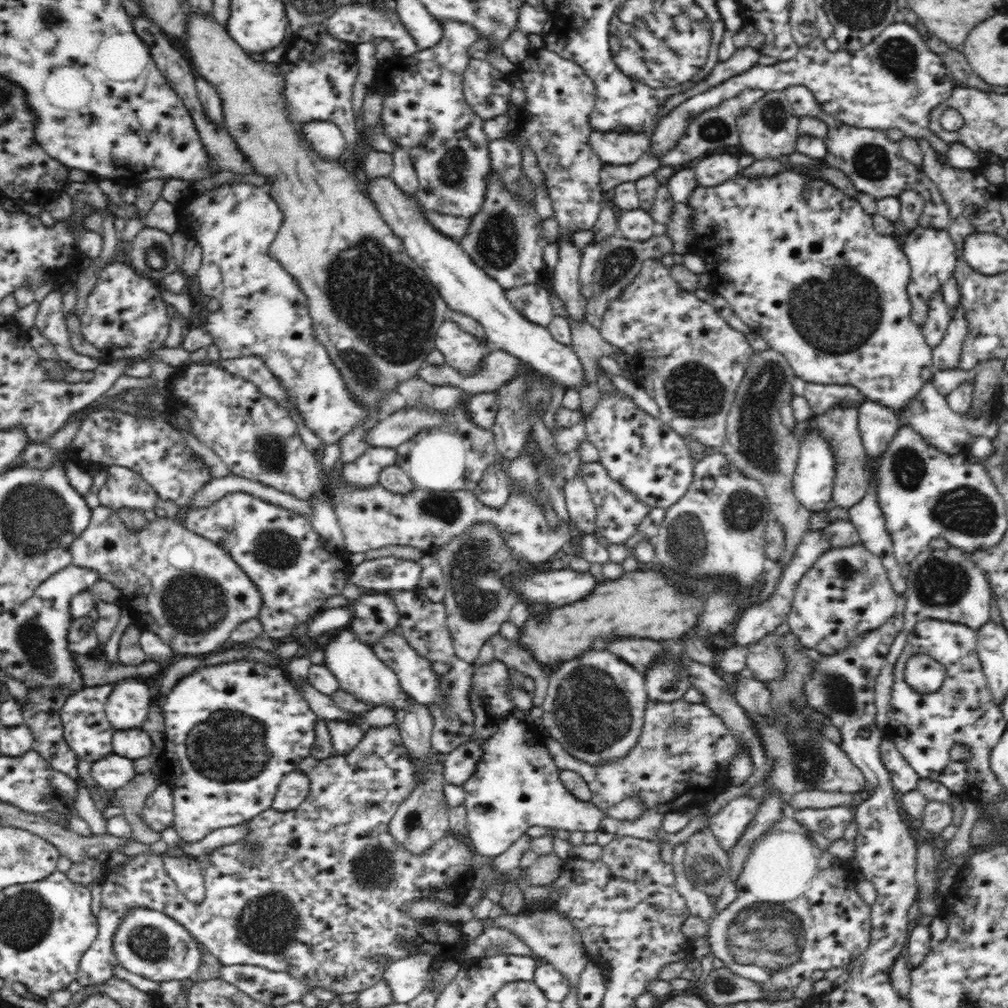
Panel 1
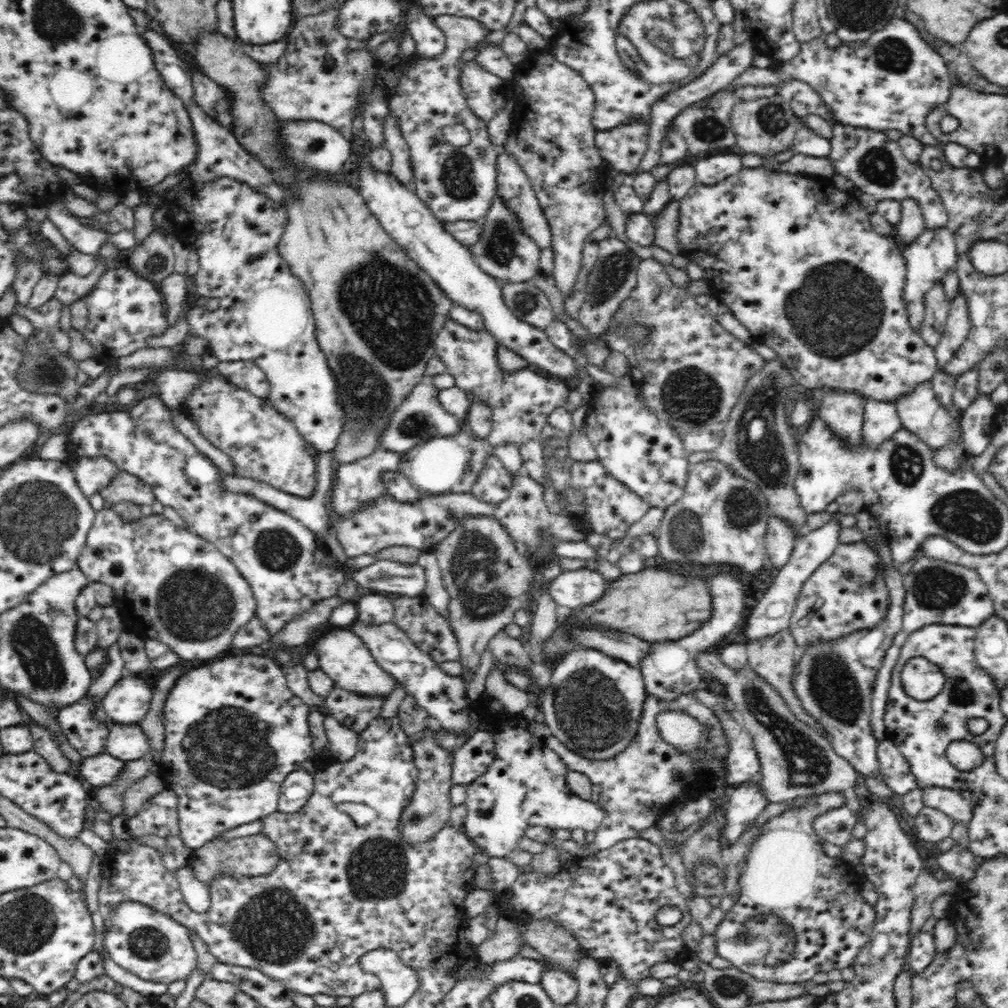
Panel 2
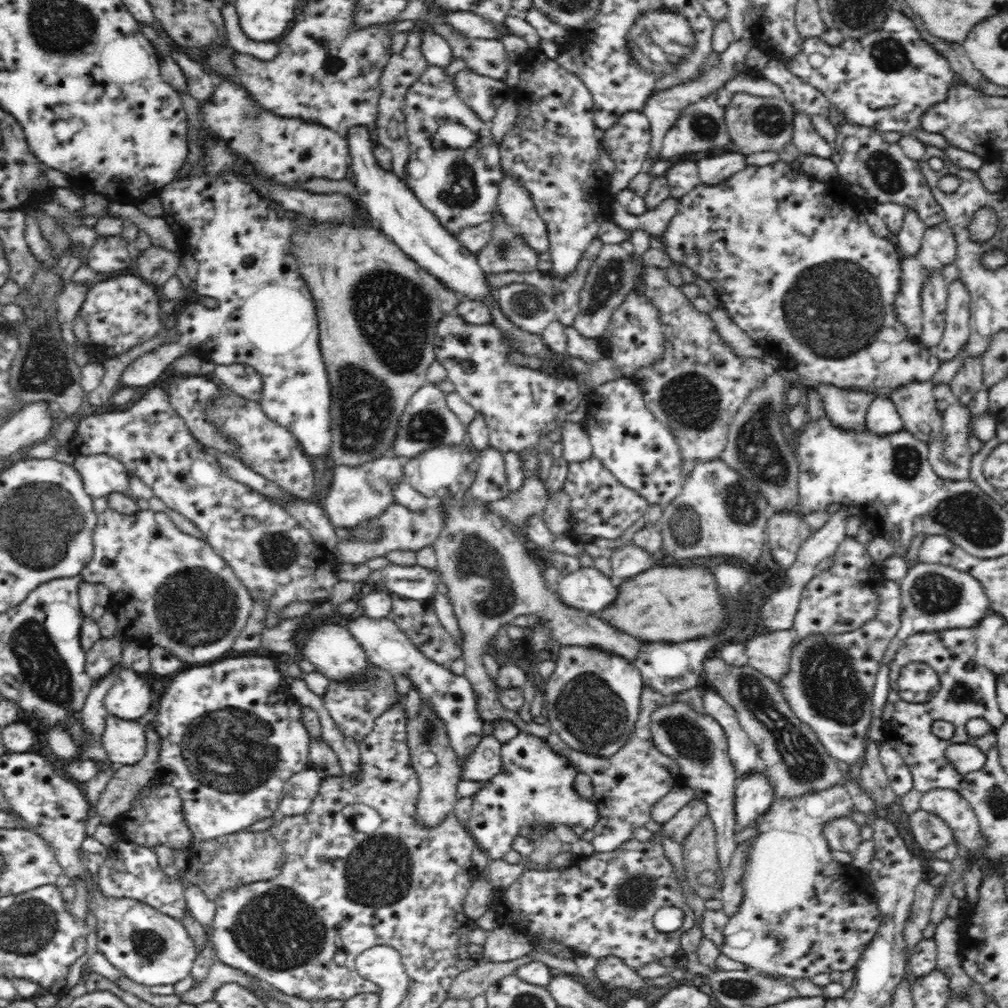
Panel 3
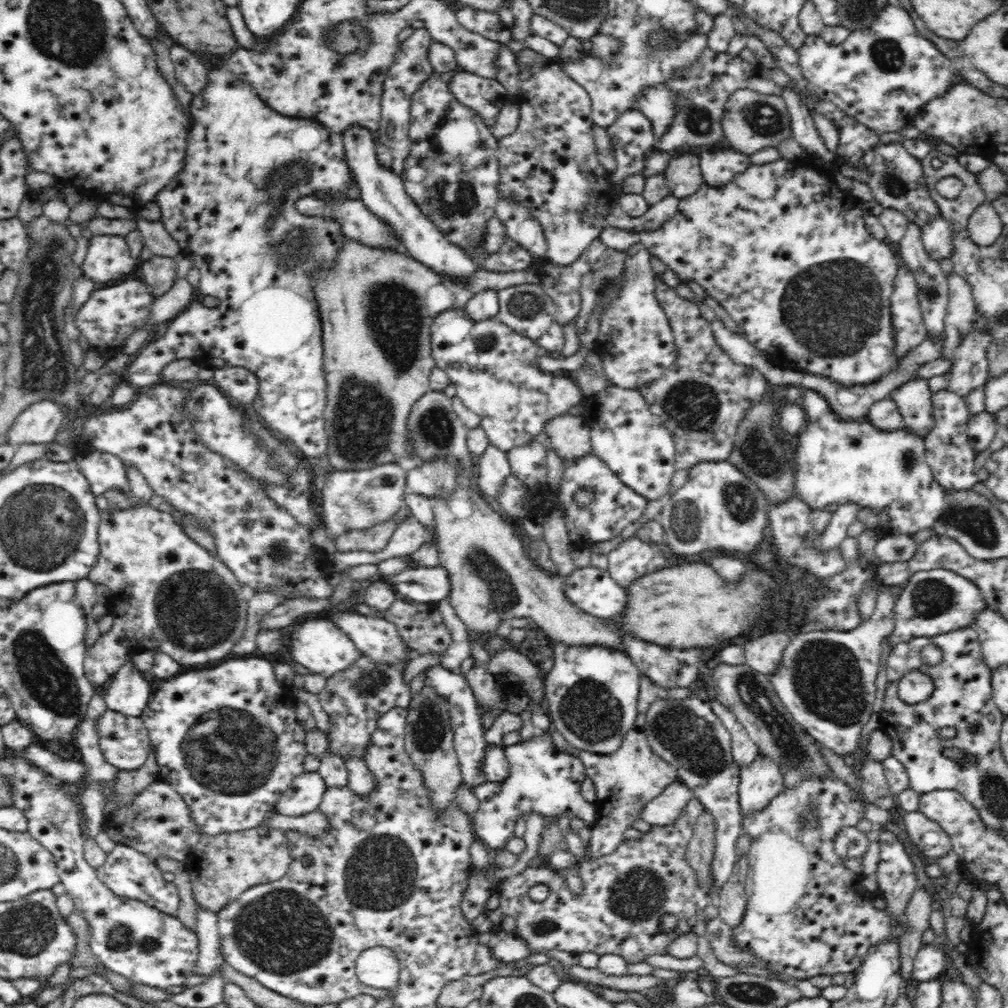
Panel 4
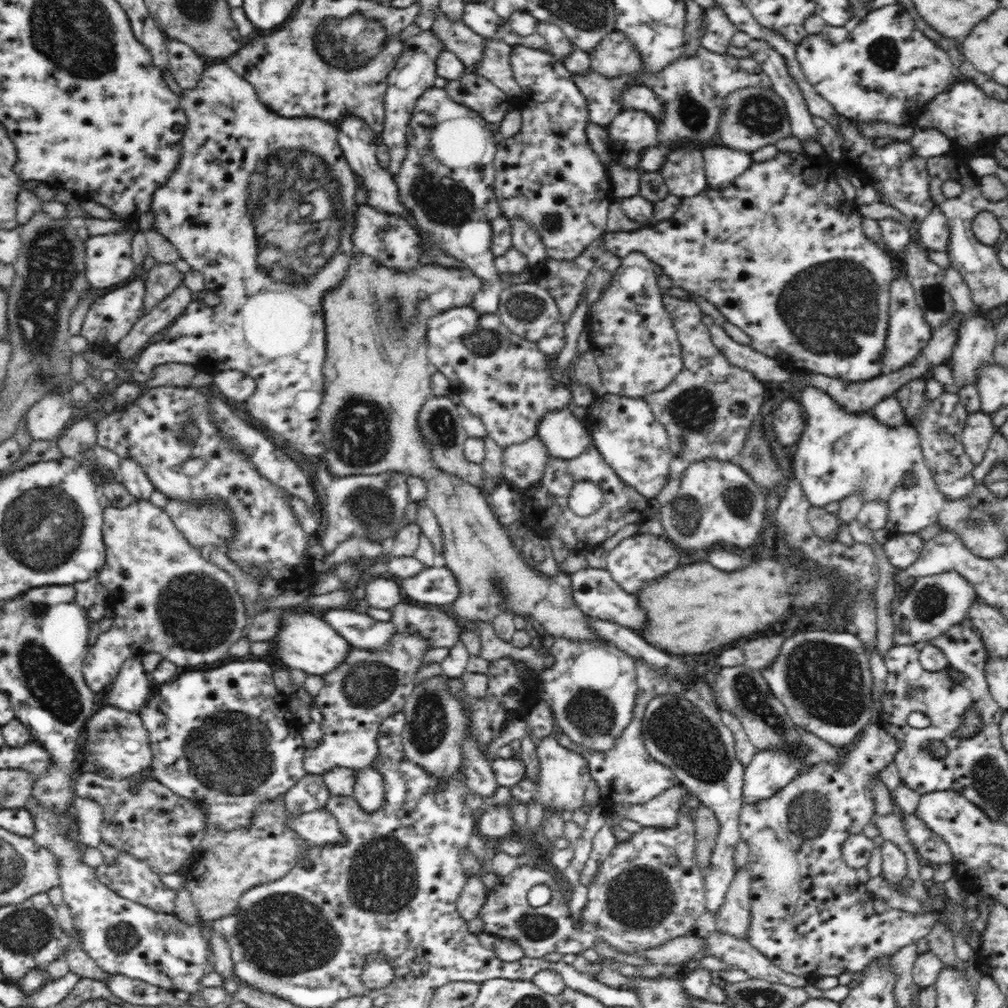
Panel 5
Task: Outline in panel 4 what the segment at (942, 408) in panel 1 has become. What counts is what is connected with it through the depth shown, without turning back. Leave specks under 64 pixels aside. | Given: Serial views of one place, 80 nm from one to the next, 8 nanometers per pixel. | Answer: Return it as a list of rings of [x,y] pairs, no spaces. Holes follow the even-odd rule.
[[[916,378],[892,390],[890,398],[898,405],[904,428],[926,439],[934,428],[933,392],[926,379]]]

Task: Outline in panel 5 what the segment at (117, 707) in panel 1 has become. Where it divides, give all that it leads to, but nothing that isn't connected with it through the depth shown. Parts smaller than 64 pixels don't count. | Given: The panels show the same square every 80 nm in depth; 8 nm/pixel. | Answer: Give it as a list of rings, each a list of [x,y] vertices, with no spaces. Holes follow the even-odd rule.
[[[140,654],[128,658],[110,686],[108,705],[138,713],[151,696],[150,680],[146,672]]]

